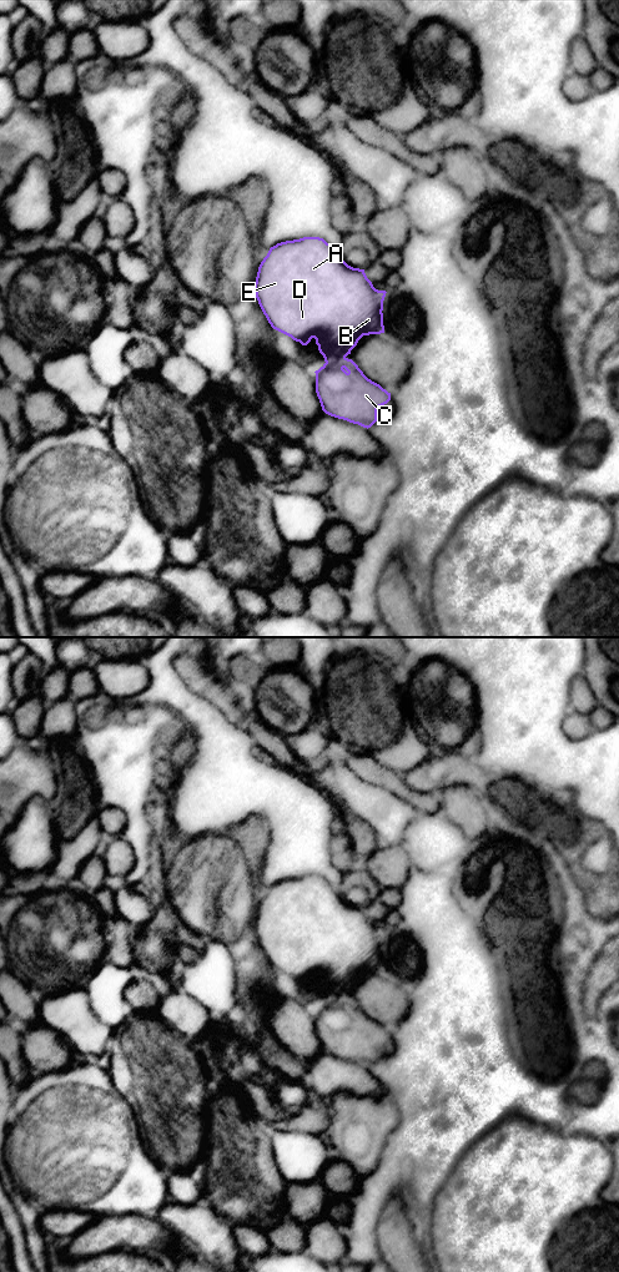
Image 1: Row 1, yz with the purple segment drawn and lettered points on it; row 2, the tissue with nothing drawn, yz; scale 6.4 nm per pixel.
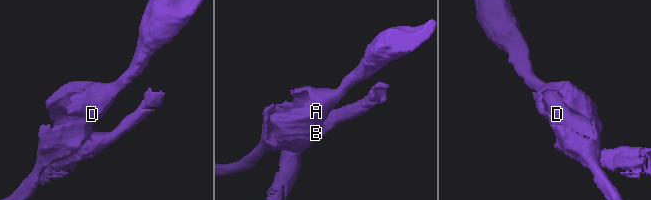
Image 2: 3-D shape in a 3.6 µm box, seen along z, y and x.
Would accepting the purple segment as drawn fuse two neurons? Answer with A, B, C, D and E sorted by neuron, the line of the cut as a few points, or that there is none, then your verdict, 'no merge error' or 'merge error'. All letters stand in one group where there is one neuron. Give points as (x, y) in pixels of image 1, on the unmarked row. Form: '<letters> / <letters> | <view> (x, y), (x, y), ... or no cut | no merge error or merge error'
A B D E / C | yz (345, 995), (323, 1005) | merge error

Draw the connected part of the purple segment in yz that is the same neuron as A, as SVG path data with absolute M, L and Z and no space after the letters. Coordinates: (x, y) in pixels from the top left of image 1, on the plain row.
M303 875L271 885L258 905L255 932L271 965L293 979L307 984L316 978L324 1004L344 998L363 974L384 971L383 939L386 929L378 929L364 908L348 904L323 877Z

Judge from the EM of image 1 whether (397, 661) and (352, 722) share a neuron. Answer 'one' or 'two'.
two

